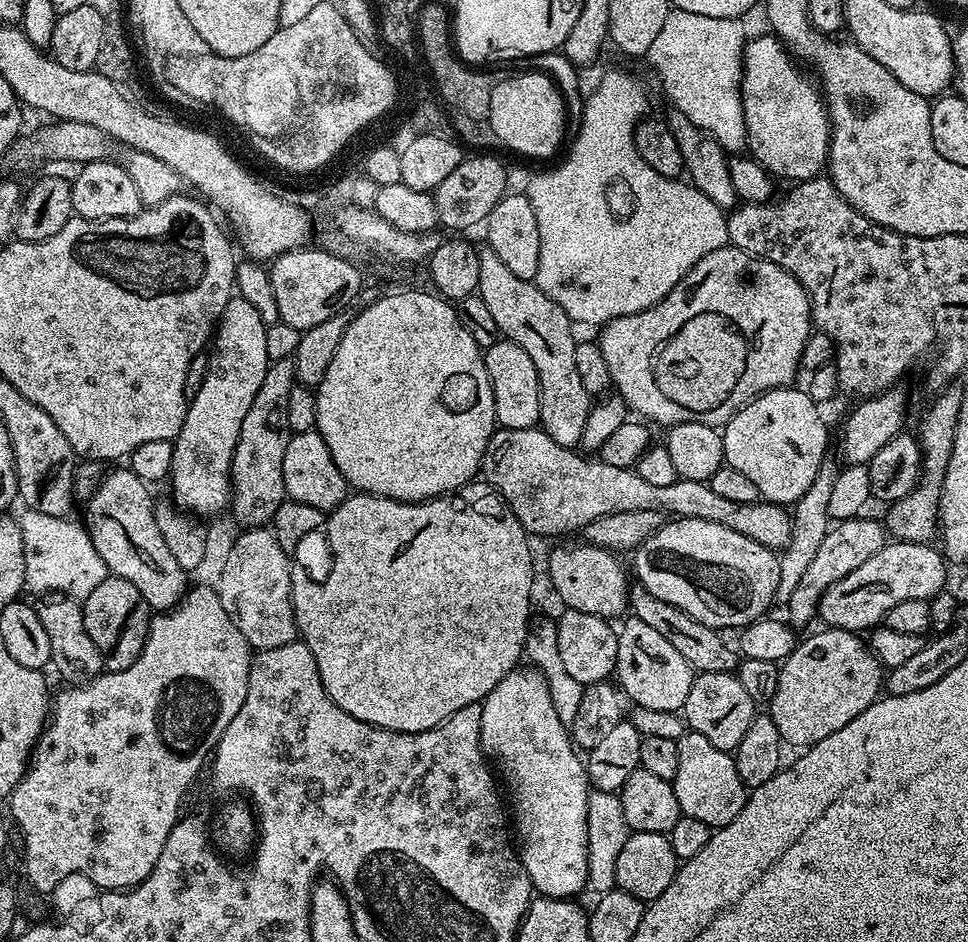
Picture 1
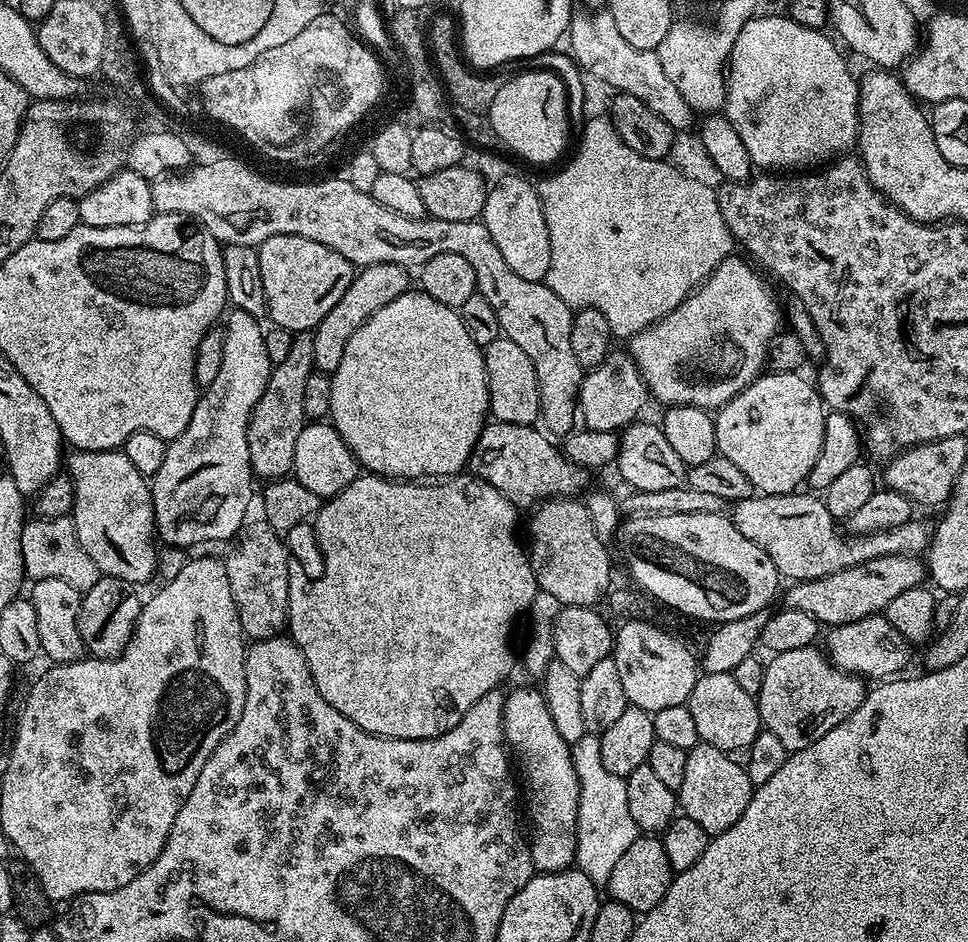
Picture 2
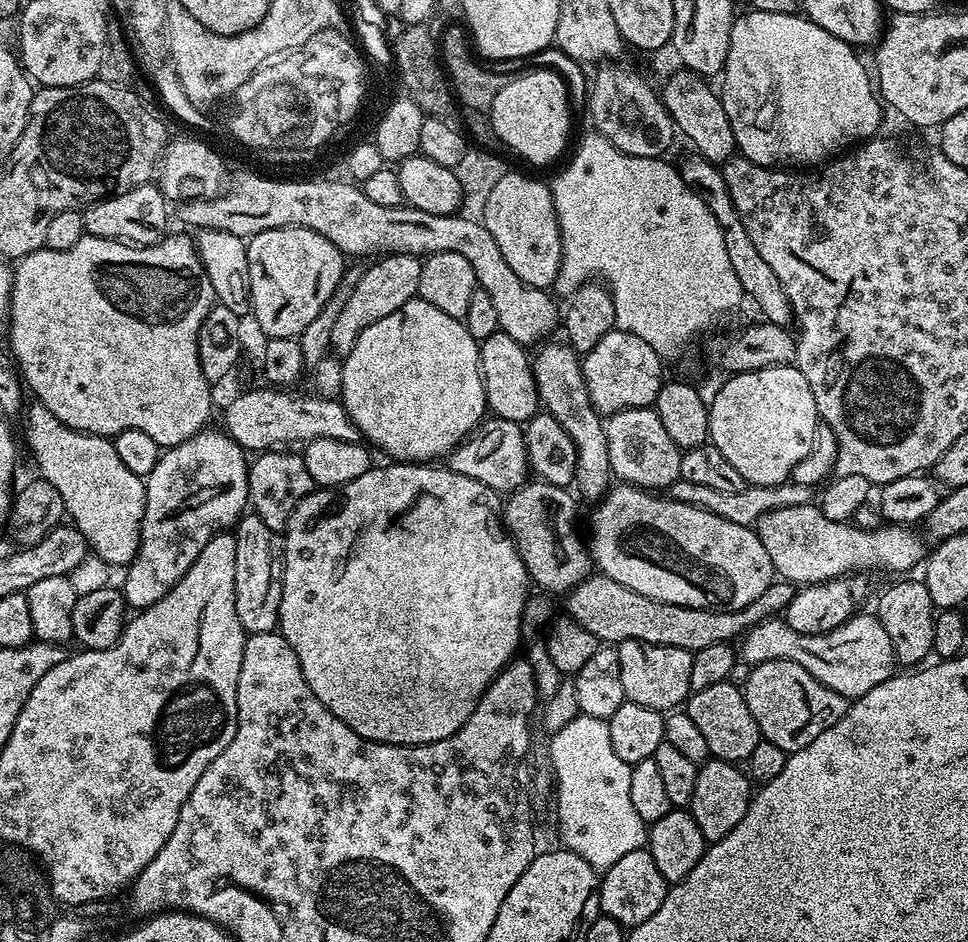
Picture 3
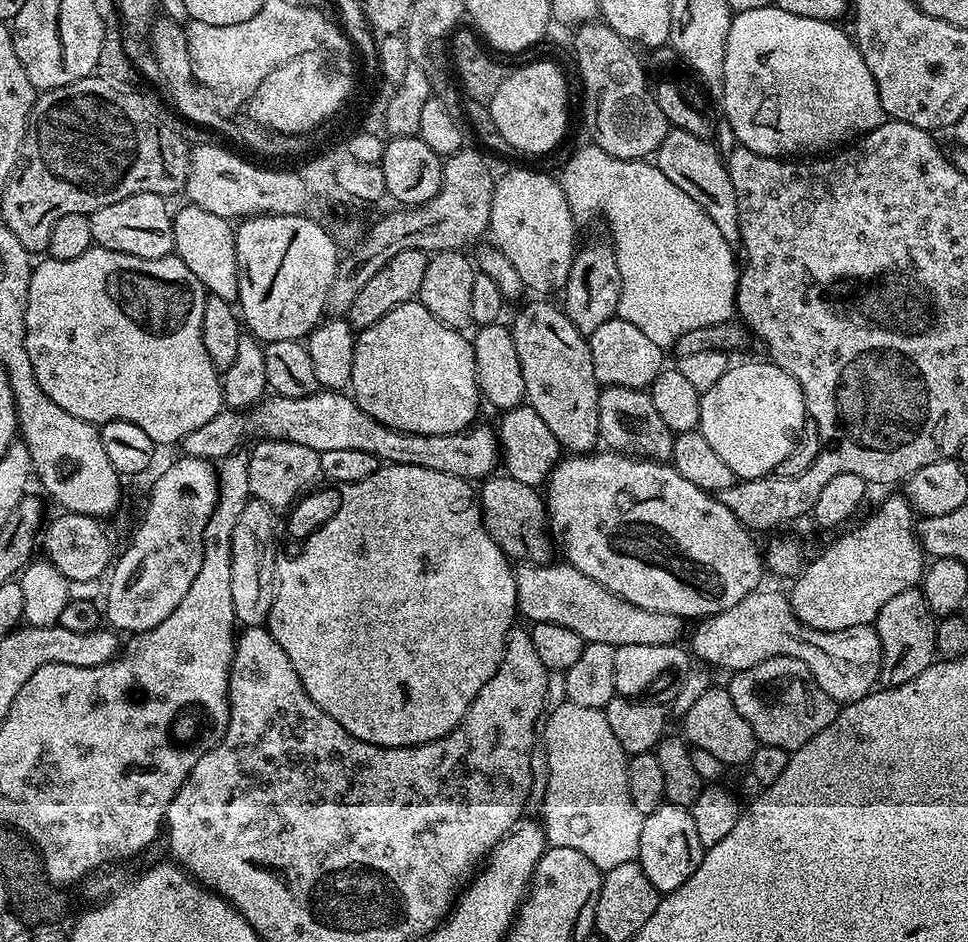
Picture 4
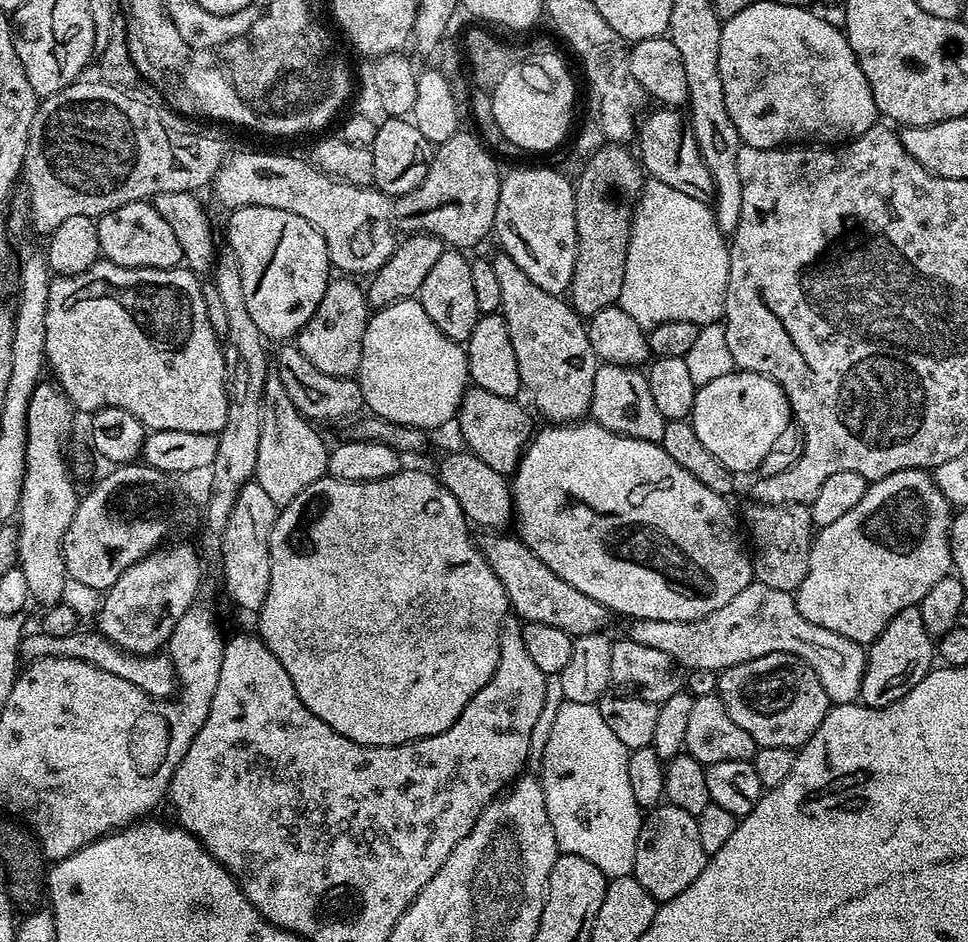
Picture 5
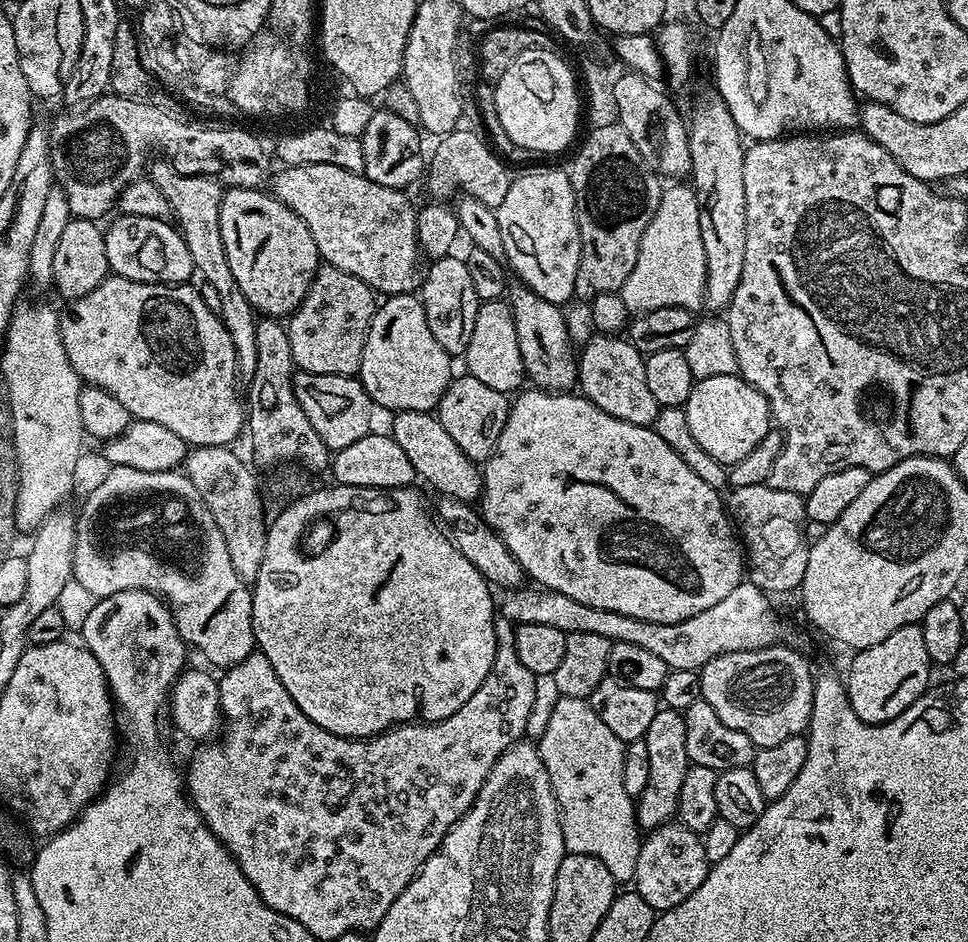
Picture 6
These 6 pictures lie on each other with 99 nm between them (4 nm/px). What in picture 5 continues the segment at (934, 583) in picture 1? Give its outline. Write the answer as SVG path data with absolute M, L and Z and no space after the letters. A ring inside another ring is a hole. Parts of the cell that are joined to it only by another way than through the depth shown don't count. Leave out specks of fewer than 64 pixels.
M485 531L481 535L484 537L479 537L478 547L490 570L498 574L498 582L502 582L502 590L506 590L511 611L521 621L558 626L558 630L566 630L574 638L607 629L609 608L602 606L602 602L594 602L594 598L582 594L582 590L576 590L574 586L570 586L570 582L558 578L558 574L554 574L554 570L550 570L550 566L546 566L546 562L535 556L515 535L504 535L508 534Z

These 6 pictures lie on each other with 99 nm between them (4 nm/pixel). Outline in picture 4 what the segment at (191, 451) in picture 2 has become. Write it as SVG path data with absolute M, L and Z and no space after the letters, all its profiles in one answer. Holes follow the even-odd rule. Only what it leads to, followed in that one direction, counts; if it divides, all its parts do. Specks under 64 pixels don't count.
M181 455L179 459L153 482L152 493L148 496L148 505L144 508L144 518L132 536L132 545L125 552L123 549L117 555L110 569L110 575L107 577L106 620L113 629L121 633L135 634L154 630L158 622L166 622L166 618L170 618L170 614L178 610L178 602L186 598L186 590L190 590L194 577L198 575L198 566L202 566L202 550L204 549L202 534L218 502L220 482L216 479L213 461L186 455Z

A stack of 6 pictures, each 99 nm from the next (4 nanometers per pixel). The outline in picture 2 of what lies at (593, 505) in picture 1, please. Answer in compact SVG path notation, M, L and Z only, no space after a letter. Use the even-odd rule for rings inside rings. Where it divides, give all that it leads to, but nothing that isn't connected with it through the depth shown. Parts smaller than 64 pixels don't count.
M499 422L485 423L480 432L480 443L474 446L470 468L479 479L486 481L494 490L498 490L510 503L515 504L517 509L535 509L546 500L553 498L576 498L580 491L588 484L589 469L579 468L573 460L569 460L559 447L552 444L553 441L539 427L527 424L502 424ZM808 490L773 496L753 494L745 500L735 501L731 508L730 519L738 534L742 534L742 538L750 538L750 542L754 542L754 546L758 546L770 562L774 562L781 577L788 579L789 576L792 582L817 580L883 556L920 556L927 549L930 539L929 525L924 525L919 518L881 532L840 533L836 529L839 528L838 522L830 510L826 510L823 499Z

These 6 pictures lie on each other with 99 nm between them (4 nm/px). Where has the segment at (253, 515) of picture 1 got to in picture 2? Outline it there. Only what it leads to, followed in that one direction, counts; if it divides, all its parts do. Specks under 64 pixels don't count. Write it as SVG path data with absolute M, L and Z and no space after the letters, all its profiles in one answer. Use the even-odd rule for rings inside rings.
M298 332L293 335L290 354L286 354L283 362L278 362L270 374L270 382L266 382L266 390L262 390L262 398L254 406L248 418L246 446L250 452L250 466L261 481L271 482L285 479L292 471L294 462L294 446L298 442L298 434L302 434L306 417L302 410L302 397L306 394L306 378L314 371L314 346L311 332Z

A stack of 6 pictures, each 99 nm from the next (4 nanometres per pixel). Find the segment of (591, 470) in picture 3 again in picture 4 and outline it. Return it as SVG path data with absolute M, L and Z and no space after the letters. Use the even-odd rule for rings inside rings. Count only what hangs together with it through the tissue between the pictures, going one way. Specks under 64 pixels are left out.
M548 302L528 303L510 327L521 363L527 405L558 438L561 449L575 455L591 453L600 440L598 410L602 388L594 374L587 337L570 322L561 307Z

